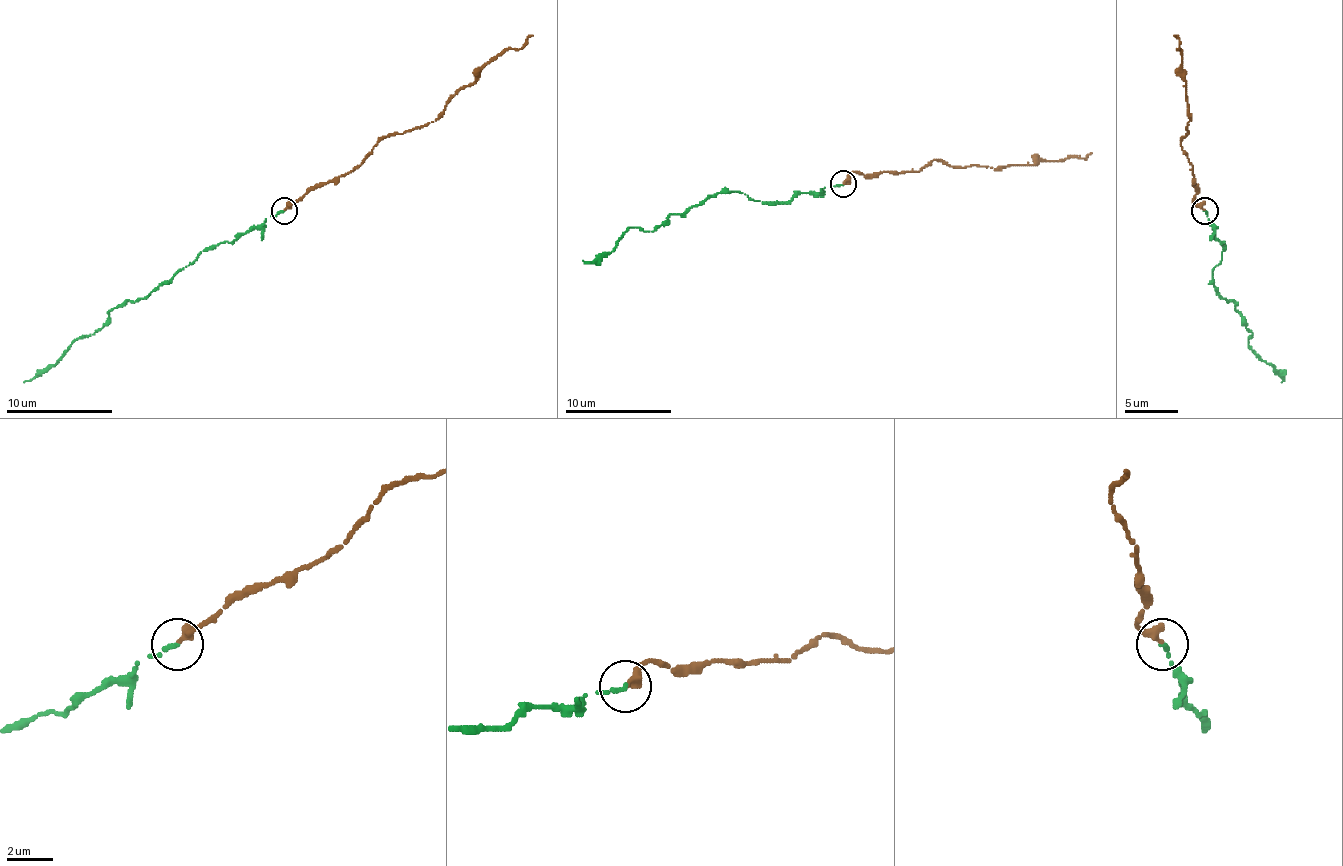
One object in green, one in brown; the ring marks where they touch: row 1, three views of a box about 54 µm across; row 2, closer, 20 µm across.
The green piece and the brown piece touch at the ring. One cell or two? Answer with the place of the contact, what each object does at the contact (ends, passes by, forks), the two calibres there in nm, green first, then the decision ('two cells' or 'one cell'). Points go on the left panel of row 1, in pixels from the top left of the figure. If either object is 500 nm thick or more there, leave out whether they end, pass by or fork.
at (284, 210); green ends there; brown ends there; 200 nm thick on the green side, 320 nm on the other; one cell

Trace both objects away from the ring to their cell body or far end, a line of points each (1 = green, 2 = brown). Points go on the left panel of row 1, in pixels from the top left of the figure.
1: (285, 211), (229, 243), (210, 246), (141, 299), (117, 304), (107, 323), (80, 336), (51, 368), (24, 381)
2: (285, 209), (306, 193), (354, 171), (378, 142), (391, 134), (433, 121), (487, 62), (521, 46), (532, 36)

